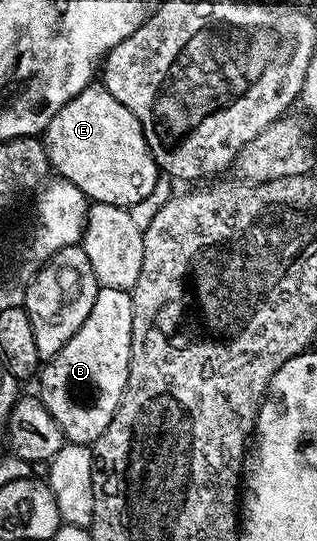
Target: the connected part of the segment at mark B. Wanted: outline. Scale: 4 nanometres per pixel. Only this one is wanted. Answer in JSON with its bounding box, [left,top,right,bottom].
[37,287,132,445]

